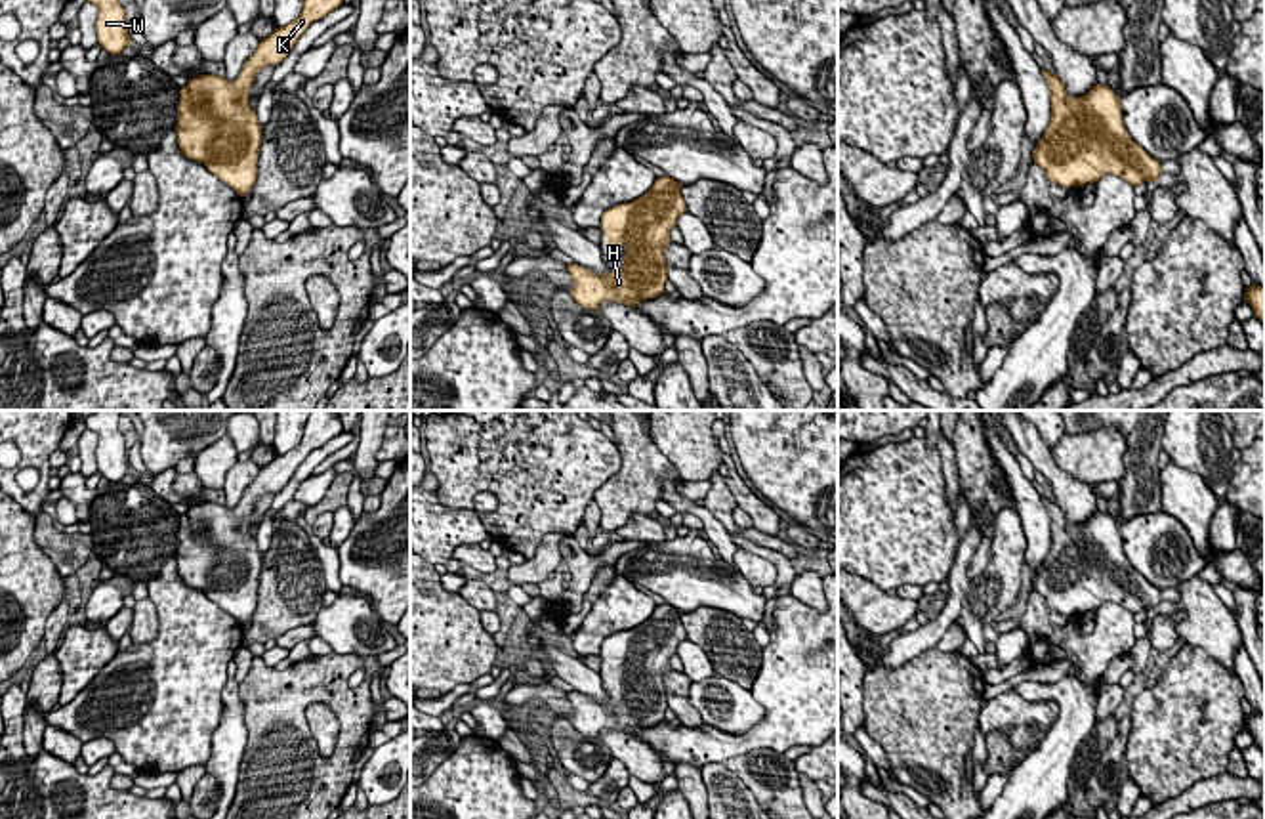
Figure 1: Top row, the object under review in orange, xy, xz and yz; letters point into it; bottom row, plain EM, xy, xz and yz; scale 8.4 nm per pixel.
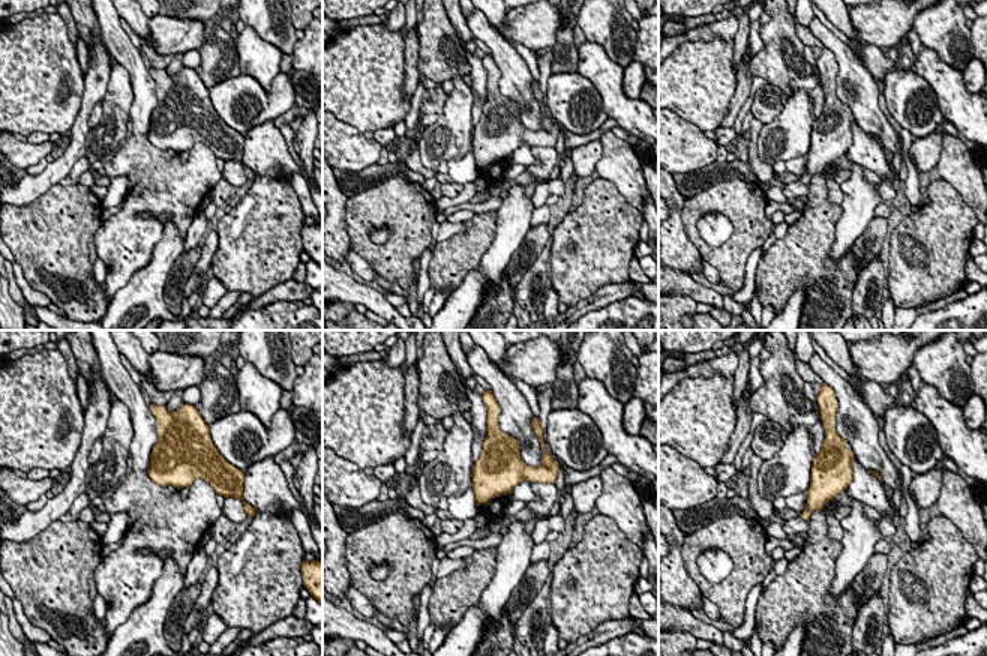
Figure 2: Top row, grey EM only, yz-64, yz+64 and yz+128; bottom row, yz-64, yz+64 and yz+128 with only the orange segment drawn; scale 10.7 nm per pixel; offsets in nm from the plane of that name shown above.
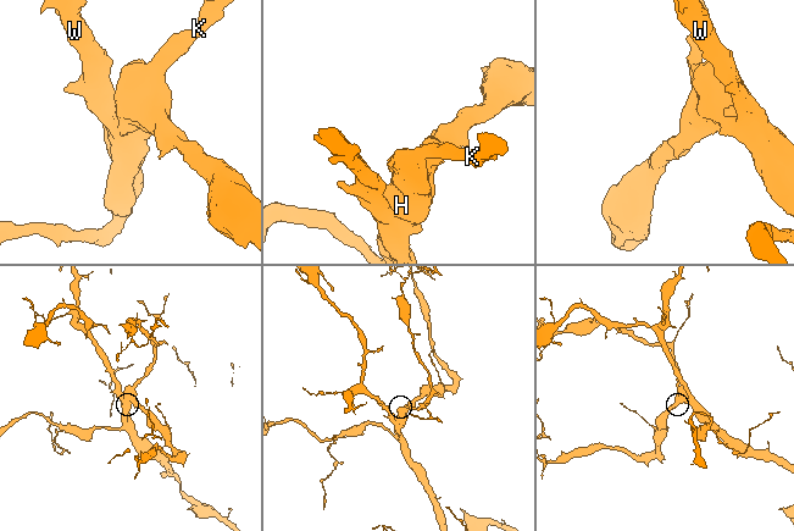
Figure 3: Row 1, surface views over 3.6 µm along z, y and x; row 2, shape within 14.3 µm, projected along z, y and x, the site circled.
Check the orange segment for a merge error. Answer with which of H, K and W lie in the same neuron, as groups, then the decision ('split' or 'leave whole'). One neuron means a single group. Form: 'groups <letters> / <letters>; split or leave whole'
groups H K W; leave whole

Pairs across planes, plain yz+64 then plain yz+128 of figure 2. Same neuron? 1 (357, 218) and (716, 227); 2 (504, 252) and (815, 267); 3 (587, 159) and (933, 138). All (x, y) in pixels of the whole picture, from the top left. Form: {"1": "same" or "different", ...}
{"1": "different", "2": "different", "3": "same"}

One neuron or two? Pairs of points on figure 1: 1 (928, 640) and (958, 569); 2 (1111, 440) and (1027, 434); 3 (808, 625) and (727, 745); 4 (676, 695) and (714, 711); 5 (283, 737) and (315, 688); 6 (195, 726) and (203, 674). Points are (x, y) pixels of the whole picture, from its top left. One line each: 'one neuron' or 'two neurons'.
1: one neuron
2: two neurons
3: one neuron
4: two neurons
5: one neuron
6: one neuron

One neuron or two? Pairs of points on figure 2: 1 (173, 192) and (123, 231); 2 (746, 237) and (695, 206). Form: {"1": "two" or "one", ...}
{"1": "one", "2": "one"}

